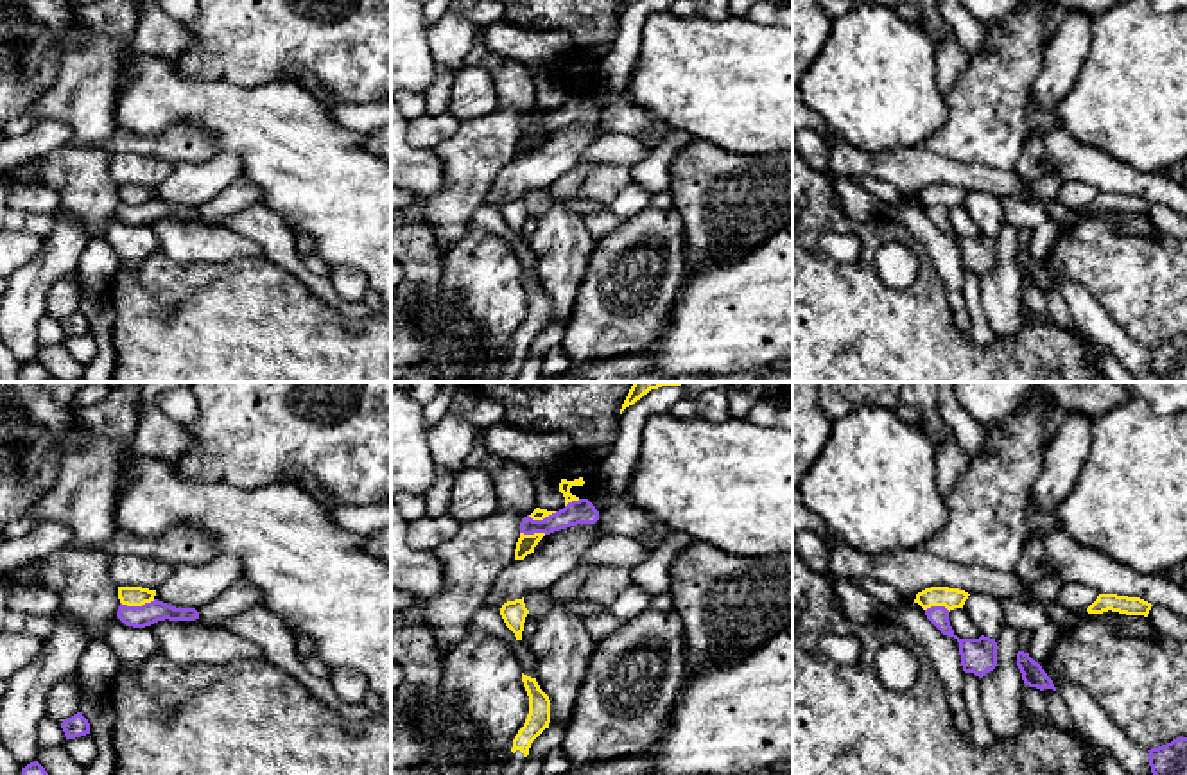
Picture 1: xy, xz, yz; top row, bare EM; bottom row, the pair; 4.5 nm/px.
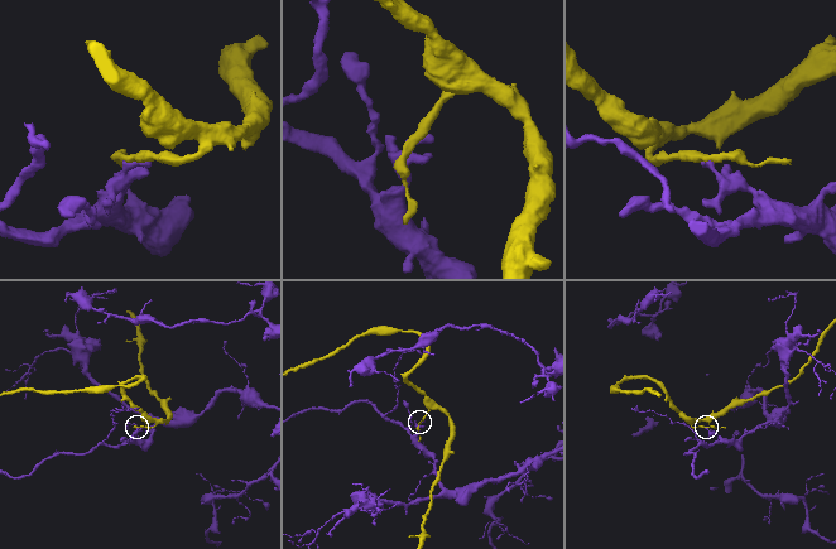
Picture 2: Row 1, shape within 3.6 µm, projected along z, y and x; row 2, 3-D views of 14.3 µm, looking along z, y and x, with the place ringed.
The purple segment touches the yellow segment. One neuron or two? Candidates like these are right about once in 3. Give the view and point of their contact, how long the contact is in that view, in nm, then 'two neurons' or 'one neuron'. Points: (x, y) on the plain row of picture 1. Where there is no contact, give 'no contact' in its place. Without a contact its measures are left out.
xy (137, 205) | 160 nm | two neurons

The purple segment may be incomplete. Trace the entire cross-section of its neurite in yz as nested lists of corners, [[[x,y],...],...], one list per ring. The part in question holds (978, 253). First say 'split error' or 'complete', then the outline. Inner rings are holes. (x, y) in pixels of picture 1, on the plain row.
complete | [[[931,205],[925,208],[927,217],[949,235],[959,240],[961,264],[965,271],[974,271],[983,276],[997,264],[997,240],[995,237],[981,233],[979,237],[959,237],[949,219],[945,205]]]

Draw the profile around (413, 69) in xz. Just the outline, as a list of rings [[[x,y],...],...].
[[[391,0],[391,91],[423,93],[434,79],[420,0]]]

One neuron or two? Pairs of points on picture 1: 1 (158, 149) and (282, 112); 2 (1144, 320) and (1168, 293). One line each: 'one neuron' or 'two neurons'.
1: two neurons
2: one neuron

